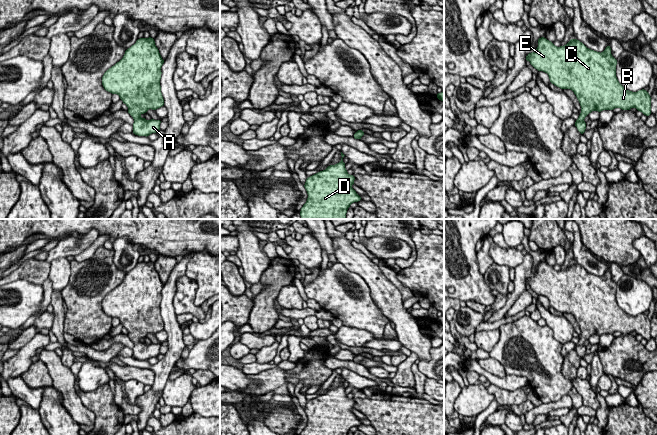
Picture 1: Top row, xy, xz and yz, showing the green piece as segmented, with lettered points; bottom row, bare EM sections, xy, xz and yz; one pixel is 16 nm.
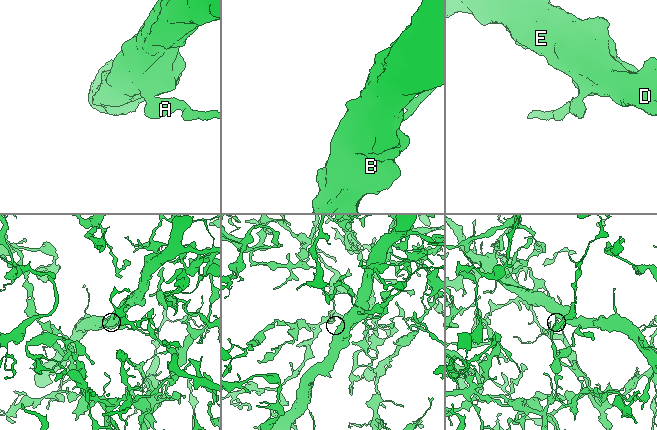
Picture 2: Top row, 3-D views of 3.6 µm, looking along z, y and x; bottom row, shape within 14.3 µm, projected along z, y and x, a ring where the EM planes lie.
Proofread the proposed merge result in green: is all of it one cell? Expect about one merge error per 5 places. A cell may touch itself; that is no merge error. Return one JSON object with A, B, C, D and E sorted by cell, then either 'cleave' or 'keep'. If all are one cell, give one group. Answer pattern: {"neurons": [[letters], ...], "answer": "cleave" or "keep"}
{"neurons": [["A", "B", "C", "D", "E"]], "answer": "keep"}

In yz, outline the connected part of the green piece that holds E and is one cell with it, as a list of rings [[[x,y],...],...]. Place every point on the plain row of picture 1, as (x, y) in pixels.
[[[541,261],[537,273],[527,278],[525,283],[538,295],[547,297],[552,308],[574,316],[581,330],[574,349],[581,359],[587,350],[584,342],[592,335],[630,334],[635,331],[647,341],[651,338],[648,315],[632,316],[618,306],[617,284],[611,278],[610,269],[599,277],[577,263],[556,271]]]

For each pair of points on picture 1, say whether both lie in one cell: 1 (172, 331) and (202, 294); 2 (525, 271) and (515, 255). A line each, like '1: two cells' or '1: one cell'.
1: two cells
2: two cells

